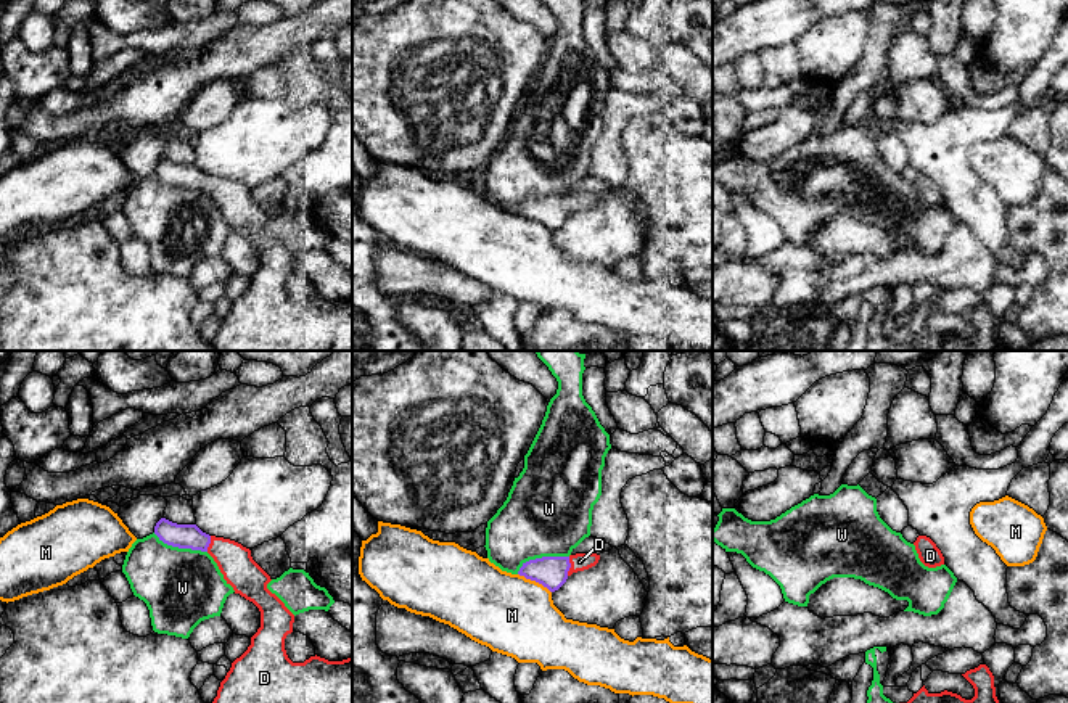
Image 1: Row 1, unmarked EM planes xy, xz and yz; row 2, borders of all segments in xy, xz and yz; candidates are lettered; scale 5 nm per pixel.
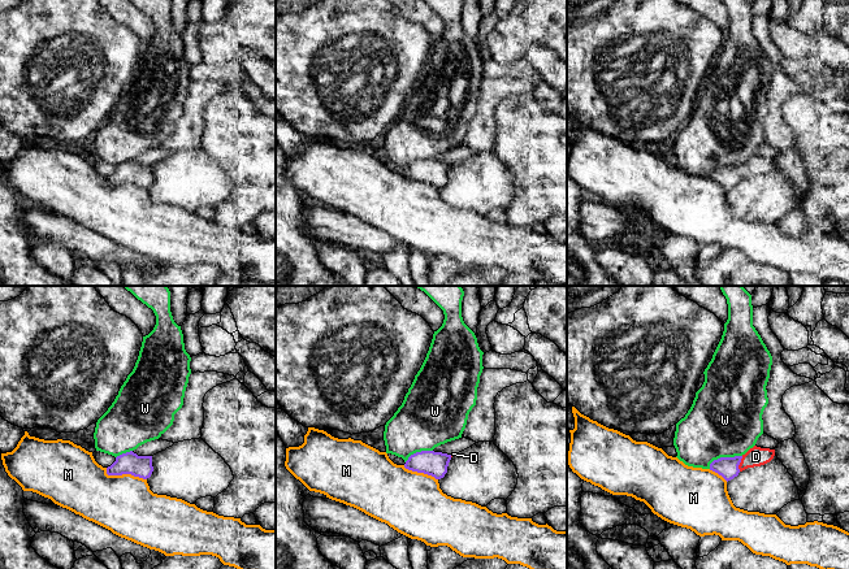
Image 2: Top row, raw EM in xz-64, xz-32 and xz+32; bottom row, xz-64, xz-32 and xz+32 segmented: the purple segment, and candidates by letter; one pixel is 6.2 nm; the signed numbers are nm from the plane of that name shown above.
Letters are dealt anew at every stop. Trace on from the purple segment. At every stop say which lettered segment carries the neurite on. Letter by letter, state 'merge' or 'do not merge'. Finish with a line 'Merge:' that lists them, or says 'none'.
D: merge
M: do not merge
W: do not merge
Merge: D

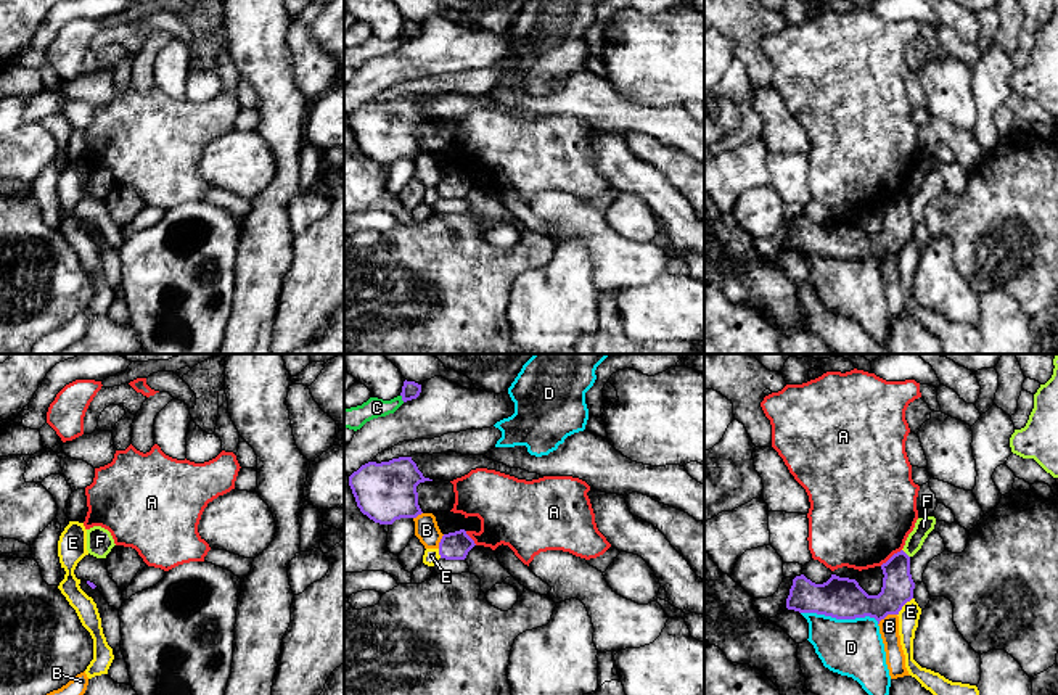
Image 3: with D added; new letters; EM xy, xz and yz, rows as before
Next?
A: do not merge
B: do not merge
C: do not merge
D: do not merge
E: do not merge
F: do not merge
Merge: none

